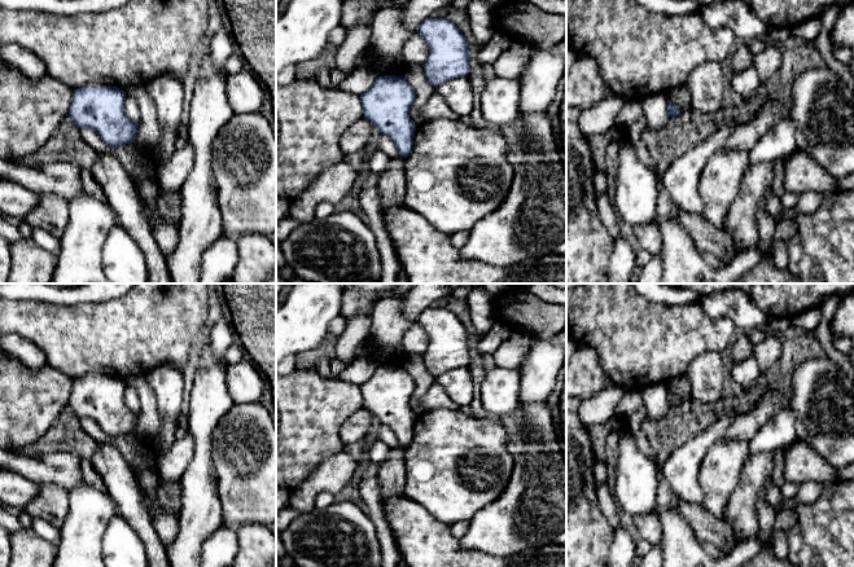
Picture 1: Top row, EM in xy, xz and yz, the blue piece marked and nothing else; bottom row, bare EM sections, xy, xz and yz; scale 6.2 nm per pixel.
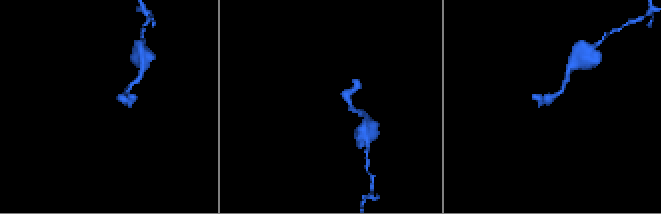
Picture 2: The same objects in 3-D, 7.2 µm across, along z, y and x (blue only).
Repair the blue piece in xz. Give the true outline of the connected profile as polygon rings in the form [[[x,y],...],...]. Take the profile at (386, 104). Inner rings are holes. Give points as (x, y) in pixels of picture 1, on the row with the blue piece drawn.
[[[377,76],[360,102],[367,119],[381,135],[389,136],[404,158],[412,151],[415,122],[408,113],[415,101],[415,91],[403,76]]]

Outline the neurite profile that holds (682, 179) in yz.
[[[727,122],[705,141],[676,158],[660,177],[676,206],[686,212],[701,215],[702,199],[698,185],[708,159],[719,151],[736,129],[733,122]]]

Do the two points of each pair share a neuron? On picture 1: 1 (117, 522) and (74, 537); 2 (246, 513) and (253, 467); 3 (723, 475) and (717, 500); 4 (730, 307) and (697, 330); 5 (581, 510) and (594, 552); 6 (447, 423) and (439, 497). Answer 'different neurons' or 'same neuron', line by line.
1: different neurons
2: same neuron
3: same neuron
4: different neurons
5: same neuron
6: same neuron

